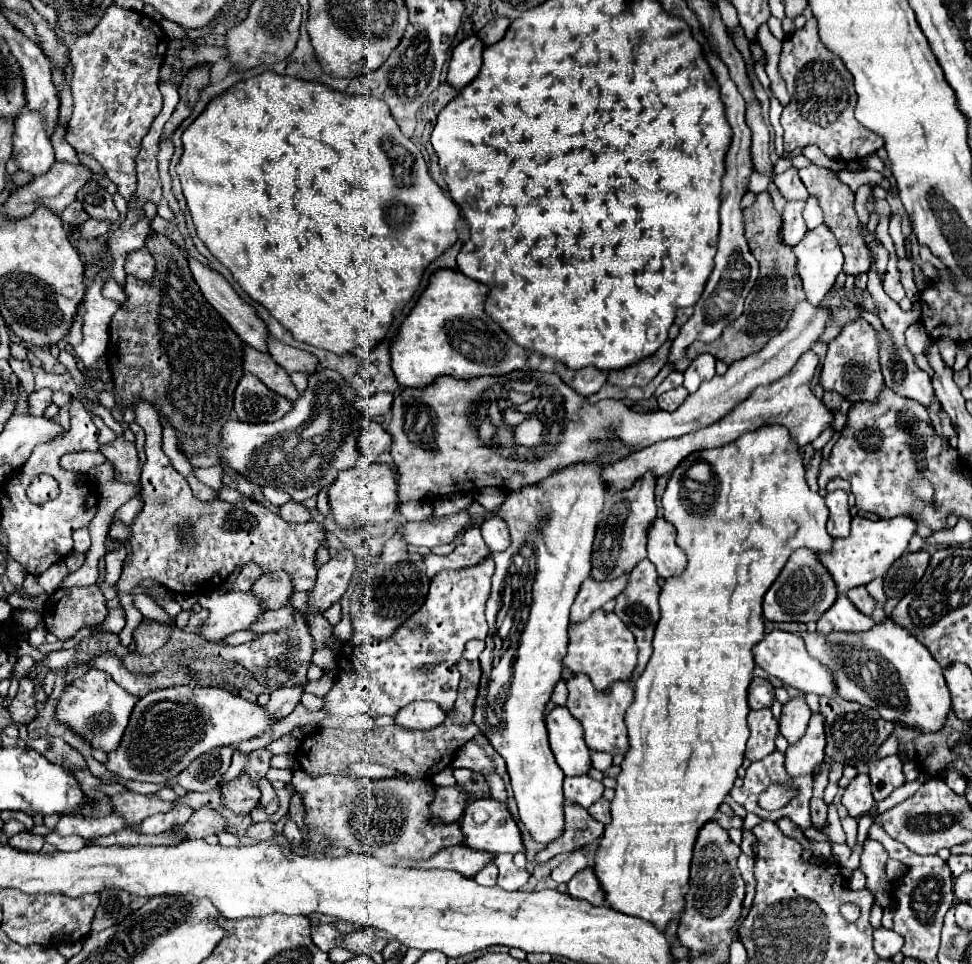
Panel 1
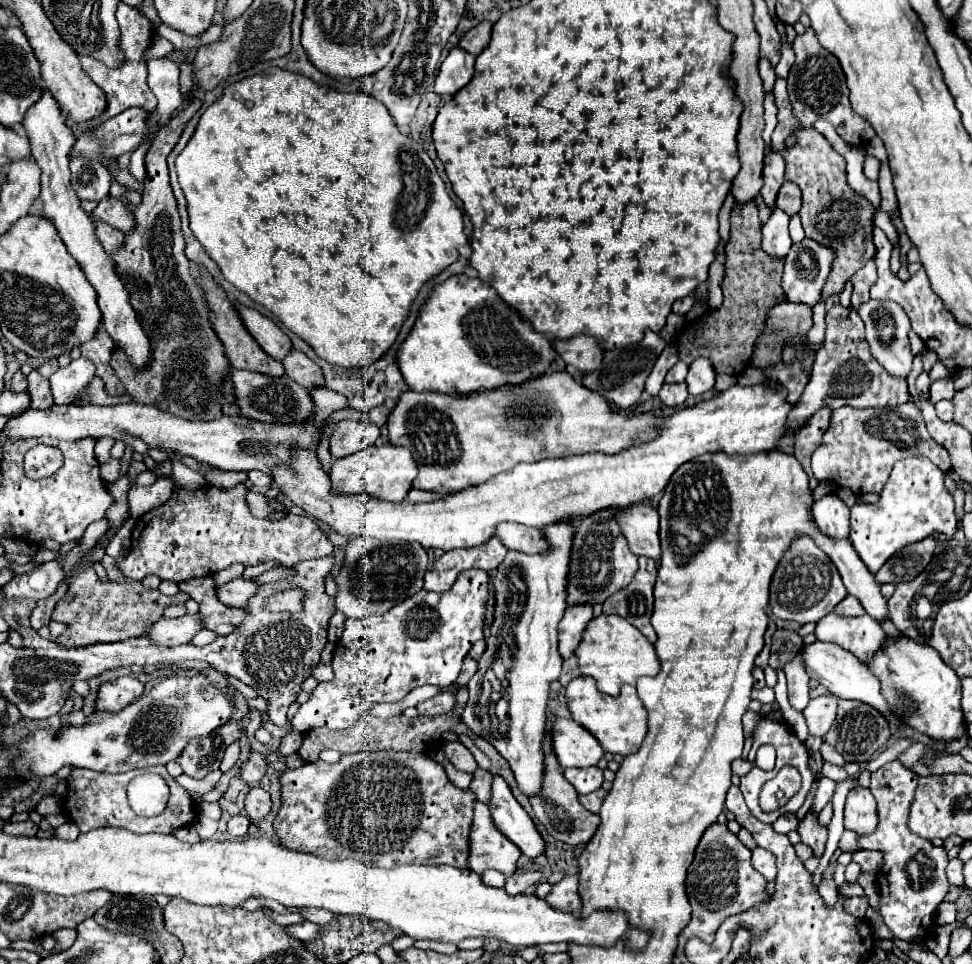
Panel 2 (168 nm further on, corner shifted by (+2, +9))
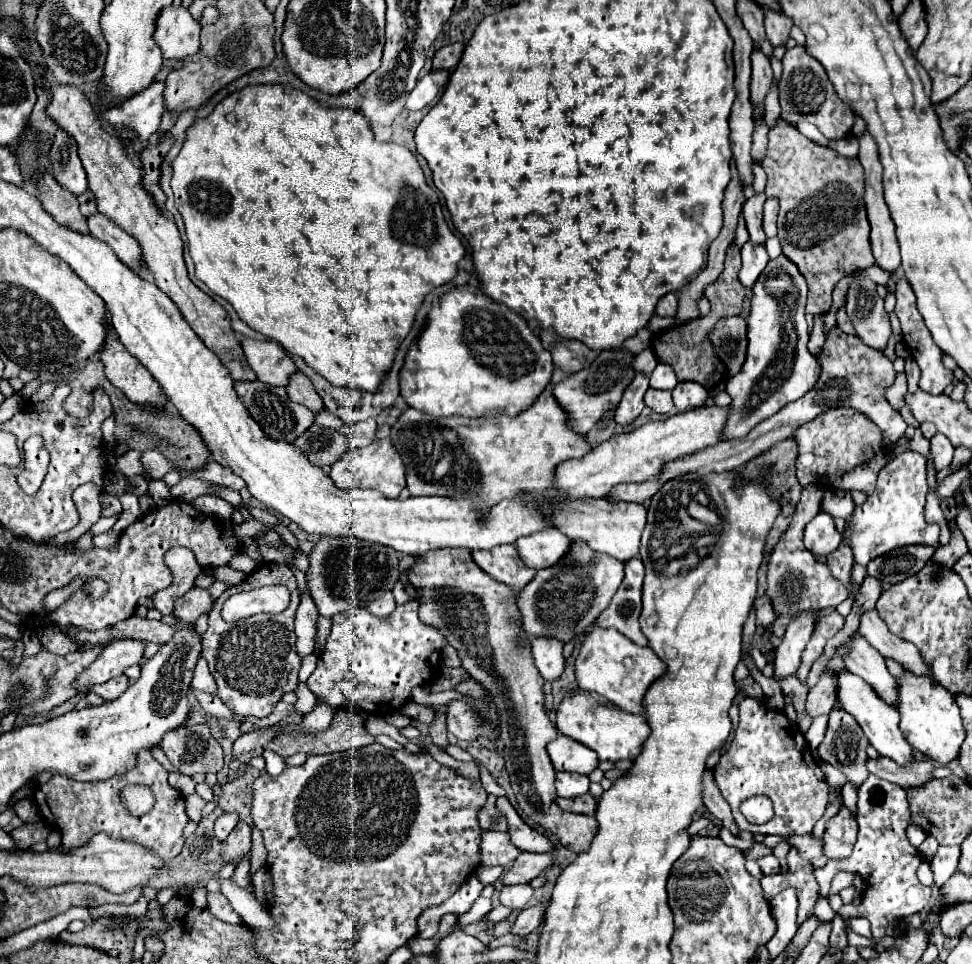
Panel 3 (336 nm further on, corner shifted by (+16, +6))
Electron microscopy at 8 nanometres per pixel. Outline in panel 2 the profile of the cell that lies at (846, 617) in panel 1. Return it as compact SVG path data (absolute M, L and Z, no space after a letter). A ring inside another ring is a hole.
M832 612L818 622L814 634L822 642L842 646L862 662L872 660L872 656L886 644L886 632L880 624L874 624L870 616L840 618Z

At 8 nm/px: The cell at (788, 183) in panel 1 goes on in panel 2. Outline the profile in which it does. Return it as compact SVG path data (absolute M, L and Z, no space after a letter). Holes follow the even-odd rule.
M784 182L780 192L778 192L778 198L776 198L776 208L784 210L788 216L794 216L798 210L800 210L800 192L798 192L798 186L796 184L790 184L790 182Z

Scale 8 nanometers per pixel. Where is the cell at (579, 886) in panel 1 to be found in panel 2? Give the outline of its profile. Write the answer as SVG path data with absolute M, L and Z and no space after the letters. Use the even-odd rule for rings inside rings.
M578 874L564 876L558 884L554 884L546 896L546 904L560 912L580 912L582 900L578 896Z

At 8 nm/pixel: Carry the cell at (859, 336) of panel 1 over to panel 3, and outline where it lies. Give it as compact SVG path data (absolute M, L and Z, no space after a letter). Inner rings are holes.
M834 327L834 329L828 331L824 347L816 355L816 359L820 363L818 385L812 387L802 399L796 399L796 401L784 405L784 409L780 409L776 415L772 415L770 419L756 425L750 431L750 435L746 435L742 439L728 439L728 441L722 441L714 447L706 447L704 451L698 451L696 455L672 461L672 463L668 463L668 467L664 467L664 473L660 475L660 479L652 479L652 481L646 481L646 483L618 485L608 495L608 499L610 501L644 503L646 499L650 499L662 487L664 481L674 479L676 475L684 475L684 473L690 473L690 471L698 471L698 473L706 475L706 473L712 473L712 471L722 473L722 471L738 469L740 465L746 465L756 455L768 451L768 447L788 439L802 423L808 423L808 421L816 419L816 415L822 415L824 411L828 411L832 407L852 407L852 409L864 413L866 417L870 417L882 429L886 443L894 443L894 441L900 439L906 423L904 423L902 415L886 401L886 391L894 383L896 371L892 367L892 361L884 353L864 345L856 335L848 335L848 333L840 331L840 327Z

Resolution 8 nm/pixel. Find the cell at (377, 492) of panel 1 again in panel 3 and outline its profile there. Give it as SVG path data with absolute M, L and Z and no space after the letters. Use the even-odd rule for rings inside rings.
M376 439L370 443L366 449L350 449L344 457L340 457L332 467L330 467L330 479L340 487L340 489L374 489L386 495L388 499L396 499L400 491L406 487L404 481L404 463L400 455L394 451L392 441L386 439Z

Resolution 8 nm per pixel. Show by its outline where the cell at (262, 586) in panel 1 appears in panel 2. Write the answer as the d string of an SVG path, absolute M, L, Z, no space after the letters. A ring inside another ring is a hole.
M236 578L216 590L216 598L220 604L230 606L230 608L242 608L250 596L254 596L258 590L258 584L252 580L242 580Z

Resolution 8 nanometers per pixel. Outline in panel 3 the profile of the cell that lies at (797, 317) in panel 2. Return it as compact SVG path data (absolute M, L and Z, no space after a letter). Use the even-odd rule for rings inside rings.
M728 317L720 319L710 333L710 341L716 347L718 357L726 363L730 375L736 375L746 361L746 319L744 317Z

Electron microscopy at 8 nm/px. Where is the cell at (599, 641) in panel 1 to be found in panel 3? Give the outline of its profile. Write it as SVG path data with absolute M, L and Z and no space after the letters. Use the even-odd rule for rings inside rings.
M598 627L586 633L574 667L580 689L598 693L610 703L616 703L616 707L630 713L642 713L642 697L646 689L650 687L652 679L656 679L656 675L662 675L666 671L666 665L656 657L656 653L652 653L650 647L632 643L628 637L620 635L620 631Z

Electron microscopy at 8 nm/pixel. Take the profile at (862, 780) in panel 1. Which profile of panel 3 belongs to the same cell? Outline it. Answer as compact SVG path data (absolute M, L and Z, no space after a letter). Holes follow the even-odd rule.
M842 805L840 811L826 823L826 833L824 833L826 857L828 859L848 857L852 853L856 837L858 837L856 815L852 815L850 809L846 805Z

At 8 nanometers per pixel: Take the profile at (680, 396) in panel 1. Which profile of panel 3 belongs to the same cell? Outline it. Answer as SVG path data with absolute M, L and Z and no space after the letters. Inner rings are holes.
M648 389L646 395L644 395L644 401L646 405L656 411L656 413L670 413L674 409L674 403L672 403L672 395L670 391L656 391L656 389Z

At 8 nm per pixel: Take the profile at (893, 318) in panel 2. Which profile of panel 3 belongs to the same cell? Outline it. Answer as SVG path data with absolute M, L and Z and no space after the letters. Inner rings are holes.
M854 281L850 285L846 313L856 335L868 347L886 347L892 327L884 309L884 299L878 297L874 281Z

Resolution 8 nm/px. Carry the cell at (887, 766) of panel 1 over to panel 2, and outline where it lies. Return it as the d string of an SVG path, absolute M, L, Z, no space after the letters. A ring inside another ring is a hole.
M898 760L888 762L876 770L872 774L870 792L878 802L880 824L874 834L858 840L858 850L880 850L884 854L884 876L878 878L880 914L890 932L904 942L922 938L928 932L932 926L932 914L950 890L950 884L946 880L946 850L934 848L930 840L916 836L908 828L908 814L914 802L916 786L918 776L912 770L904 768Z

